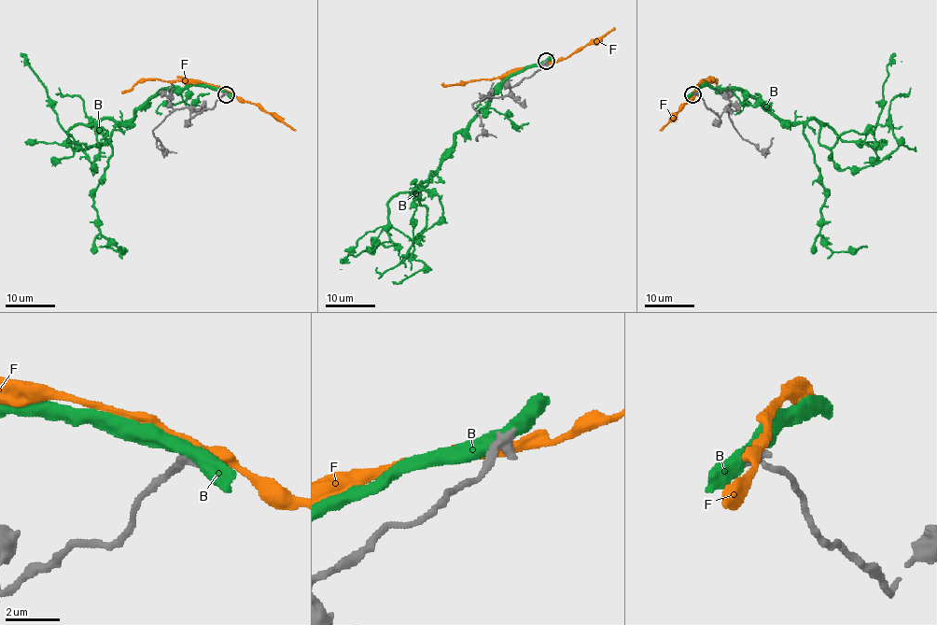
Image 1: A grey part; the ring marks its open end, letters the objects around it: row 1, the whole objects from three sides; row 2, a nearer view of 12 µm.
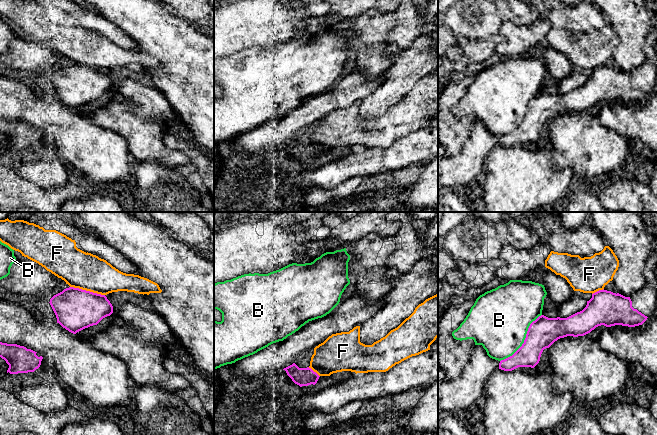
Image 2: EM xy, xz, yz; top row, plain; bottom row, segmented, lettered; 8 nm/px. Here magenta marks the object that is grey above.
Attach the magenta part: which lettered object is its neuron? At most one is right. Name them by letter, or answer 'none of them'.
none of them

